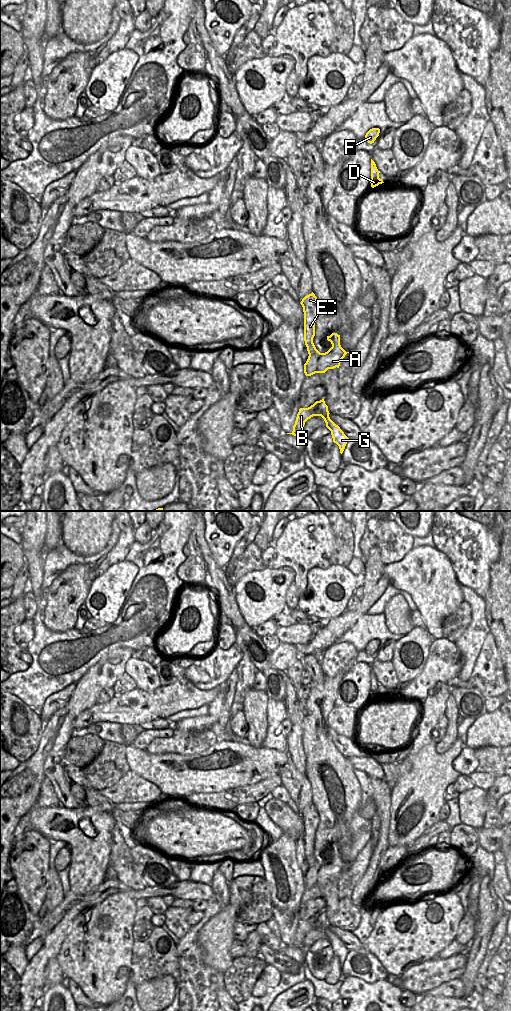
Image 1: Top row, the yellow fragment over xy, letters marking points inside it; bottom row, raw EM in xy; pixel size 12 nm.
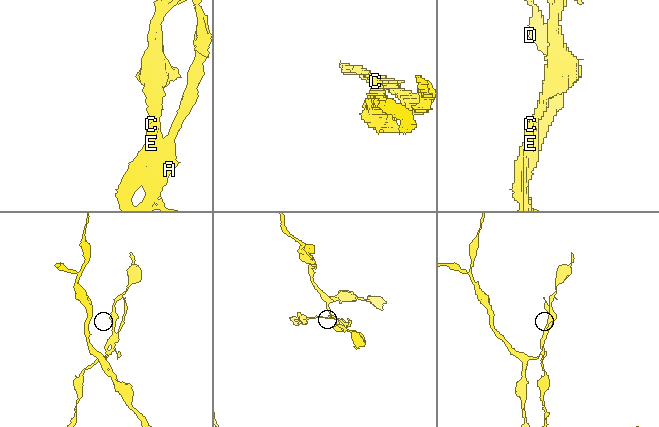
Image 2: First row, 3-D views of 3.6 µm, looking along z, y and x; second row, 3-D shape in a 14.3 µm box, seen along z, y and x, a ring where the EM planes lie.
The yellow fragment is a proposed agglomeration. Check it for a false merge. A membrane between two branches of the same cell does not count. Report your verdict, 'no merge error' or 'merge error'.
no merge error

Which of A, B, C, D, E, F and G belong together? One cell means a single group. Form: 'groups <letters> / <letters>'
groups A B C D E F G

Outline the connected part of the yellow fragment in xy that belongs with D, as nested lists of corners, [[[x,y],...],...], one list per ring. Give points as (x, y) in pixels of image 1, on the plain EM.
[[[371,671],[371,699],[374,700],[379,696],[384,695],[382,691],[379,690],[379,683],[376,679],[375,674]]]

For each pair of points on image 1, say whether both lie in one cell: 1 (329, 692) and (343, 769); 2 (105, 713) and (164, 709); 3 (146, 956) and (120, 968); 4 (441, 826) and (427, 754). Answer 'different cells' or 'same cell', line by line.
1: same cell
2: same cell
3: different cells
4: different cells

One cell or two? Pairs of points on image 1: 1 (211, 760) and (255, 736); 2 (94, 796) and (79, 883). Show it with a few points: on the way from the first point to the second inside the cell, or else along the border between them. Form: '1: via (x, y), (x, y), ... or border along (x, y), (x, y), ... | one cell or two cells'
1: border along (249, 744), (254, 747), (262, 747) | two cells
2: border along (87, 804), (109, 812), (113, 817) | two cells

